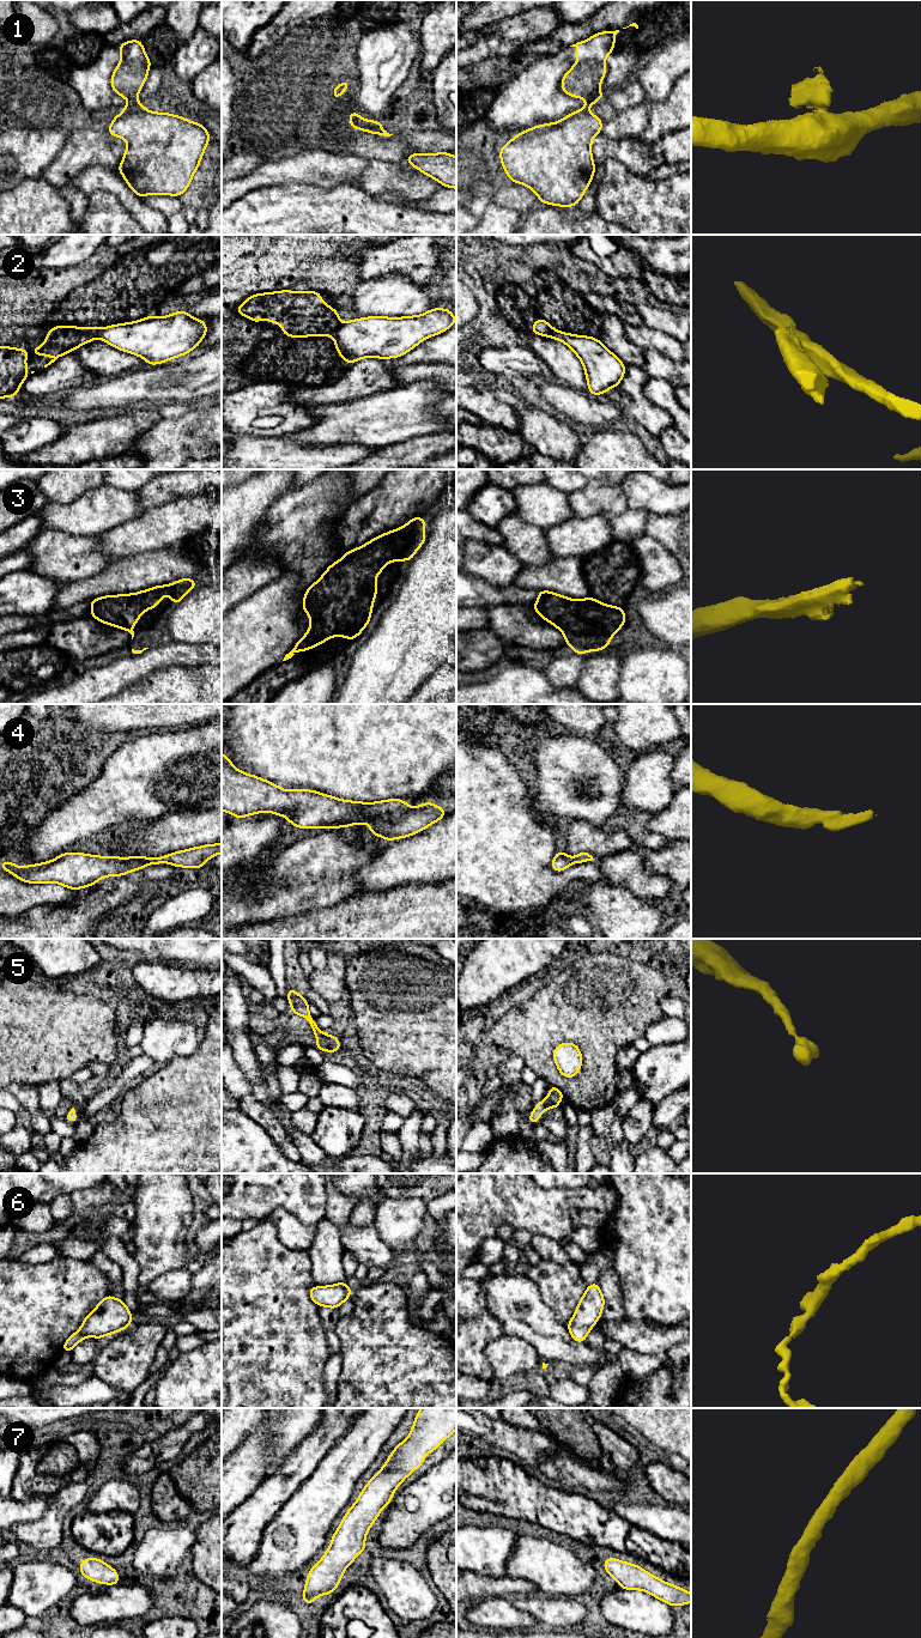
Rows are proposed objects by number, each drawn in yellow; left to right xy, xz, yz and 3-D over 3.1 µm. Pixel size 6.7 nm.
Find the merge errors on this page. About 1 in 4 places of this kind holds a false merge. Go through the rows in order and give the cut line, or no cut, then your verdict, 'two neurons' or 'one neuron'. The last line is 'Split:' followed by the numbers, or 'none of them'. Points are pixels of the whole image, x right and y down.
1: cut xy (141, 107), (129, 109); two neurons
2: cut xz (341, 325), (332, 337); two neurons
3: cut none; one neuron
4: cut none; one neuron
5: cut none; one neuron
6: cut none; one neuron
7: cut none; one neuron
Split: 1, 2

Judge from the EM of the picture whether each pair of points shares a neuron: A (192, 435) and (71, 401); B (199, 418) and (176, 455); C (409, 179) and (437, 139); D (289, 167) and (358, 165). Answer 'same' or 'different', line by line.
A: different
B: same
C: different
D: same

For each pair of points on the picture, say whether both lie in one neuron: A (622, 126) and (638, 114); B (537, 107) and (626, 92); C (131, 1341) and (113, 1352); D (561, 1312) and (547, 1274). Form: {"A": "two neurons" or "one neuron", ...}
{"A": "one neuron", "B": "two neurons", "C": "one neuron", "D": "one neuron"}

